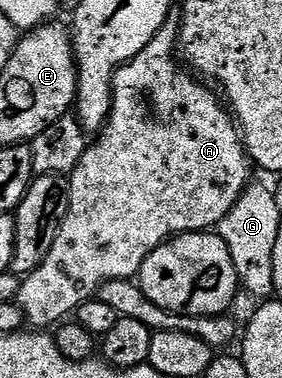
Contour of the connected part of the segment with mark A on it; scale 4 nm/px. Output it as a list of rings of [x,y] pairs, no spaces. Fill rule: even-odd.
[[[167,27],[161,29],[150,40],[148,47],[144,47],[144,51],[140,51],[140,55],[126,61],[115,71],[114,78],[110,81],[110,114],[106,124],[97,134],[97,137],[99,136],[98,142],[95,145],[93,142],[87,148],[86,154],[82,156],[78,166],[68,174],[70,202],[68,203],[66,218],[63,219],[58,234],[55,235],[55,241],[52,243],[47,257],[38,267],[22,277],[22,286],[18,292],[16,303],[22,309],[23,318],[29,324],[30,321],[34,324],[31,326],[57,326],[59,323],[65,322],[77,310],[80,303],[91,300],[104,282],[128,281],[137,278],[141,274],[142,264],[146,262],[151,251],[158,249],[175,235],[213,230],[232,211],[233,205],[240,199],[246,187],[251,184],[250,169],[252,170],[252,162],[246,156],[246,146],[242,144],[240,130],[229,108],[224,104],[223,98],[209,84],[195,79],[189,72],[181,71],[182,73],[178,73],[177,64],[179,65],[176,60],[176,33],[173,28]]]

